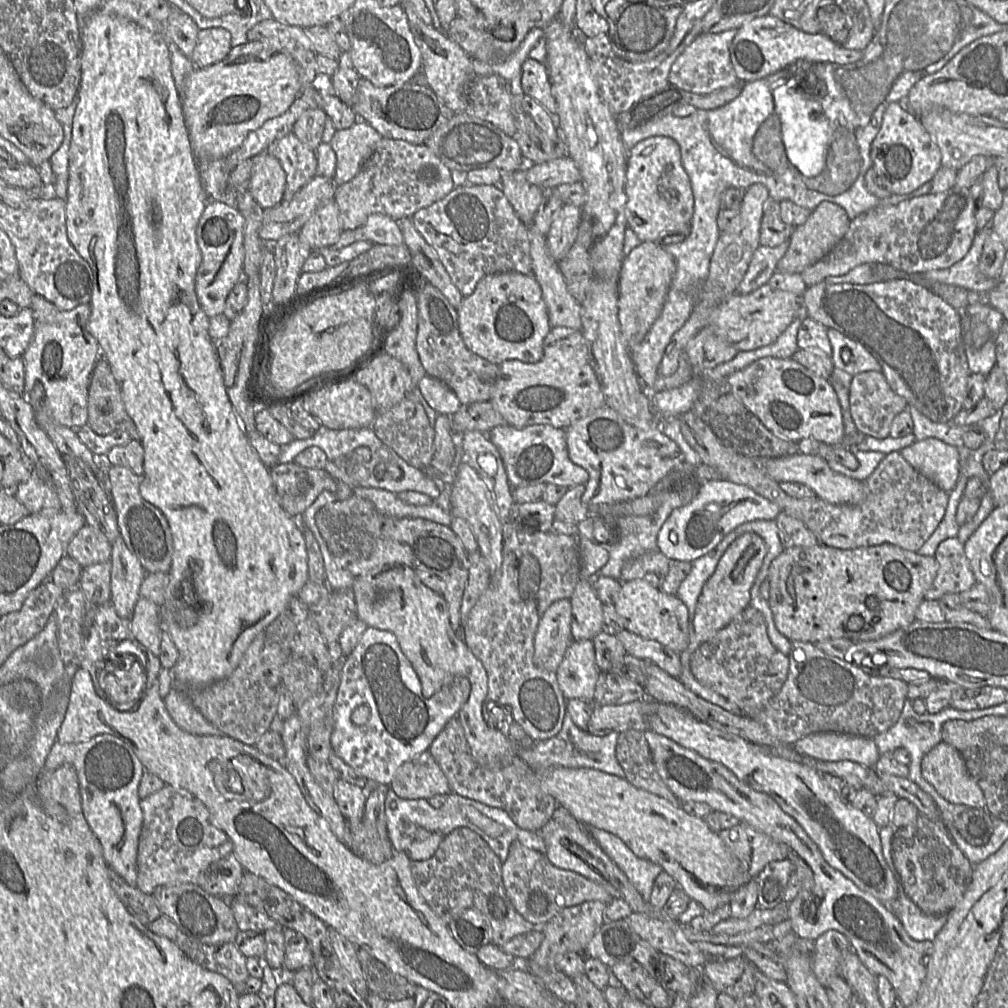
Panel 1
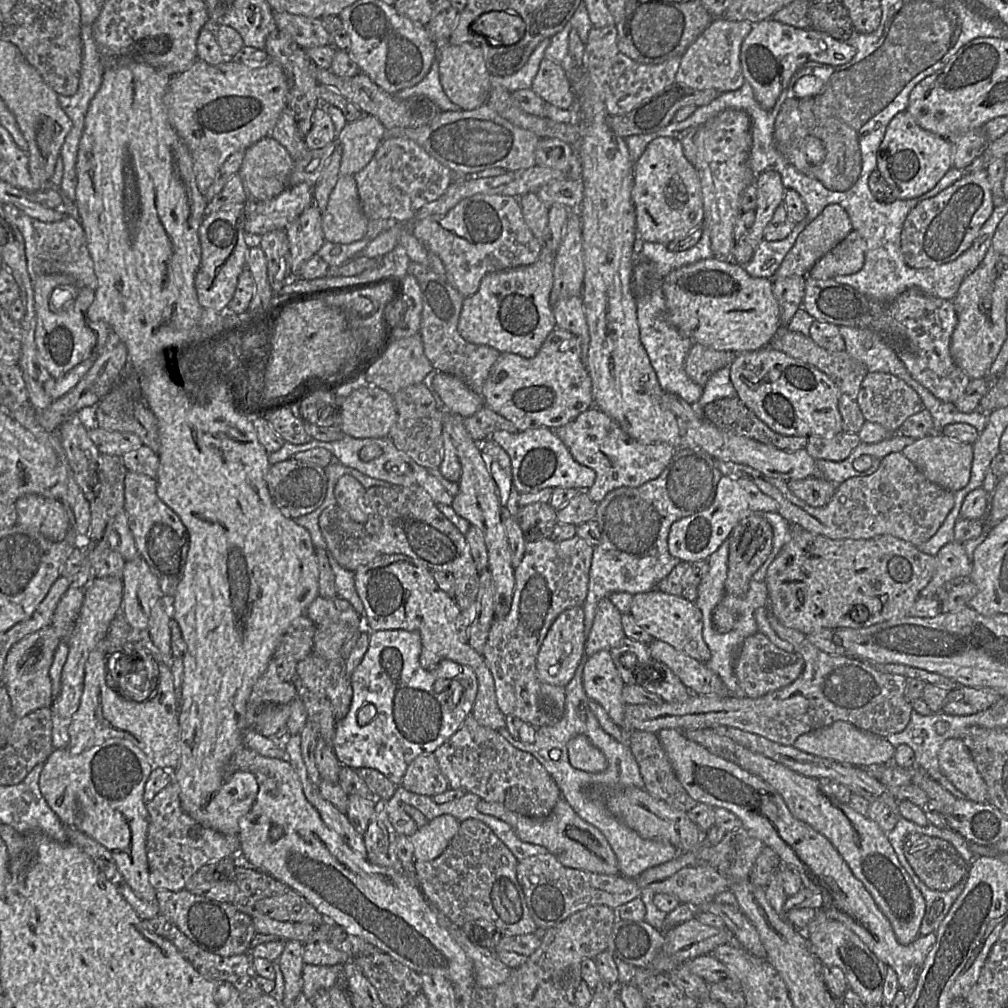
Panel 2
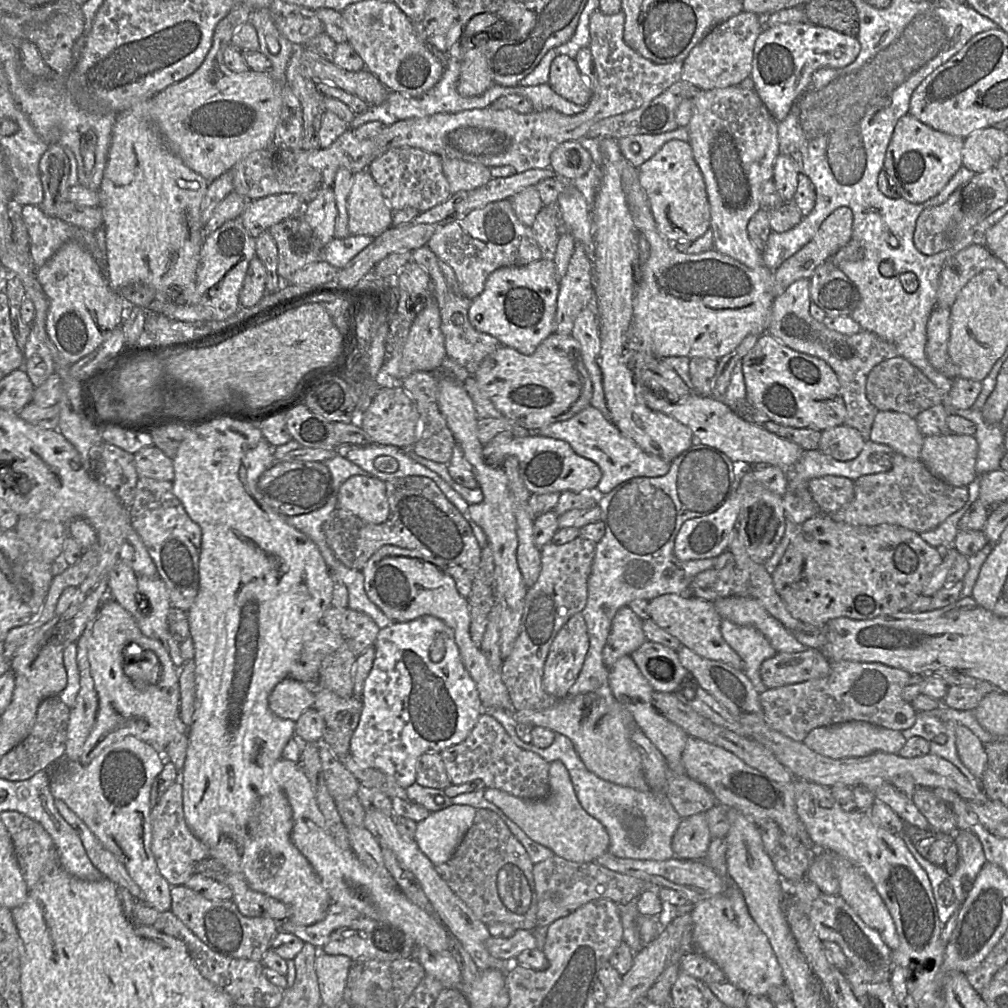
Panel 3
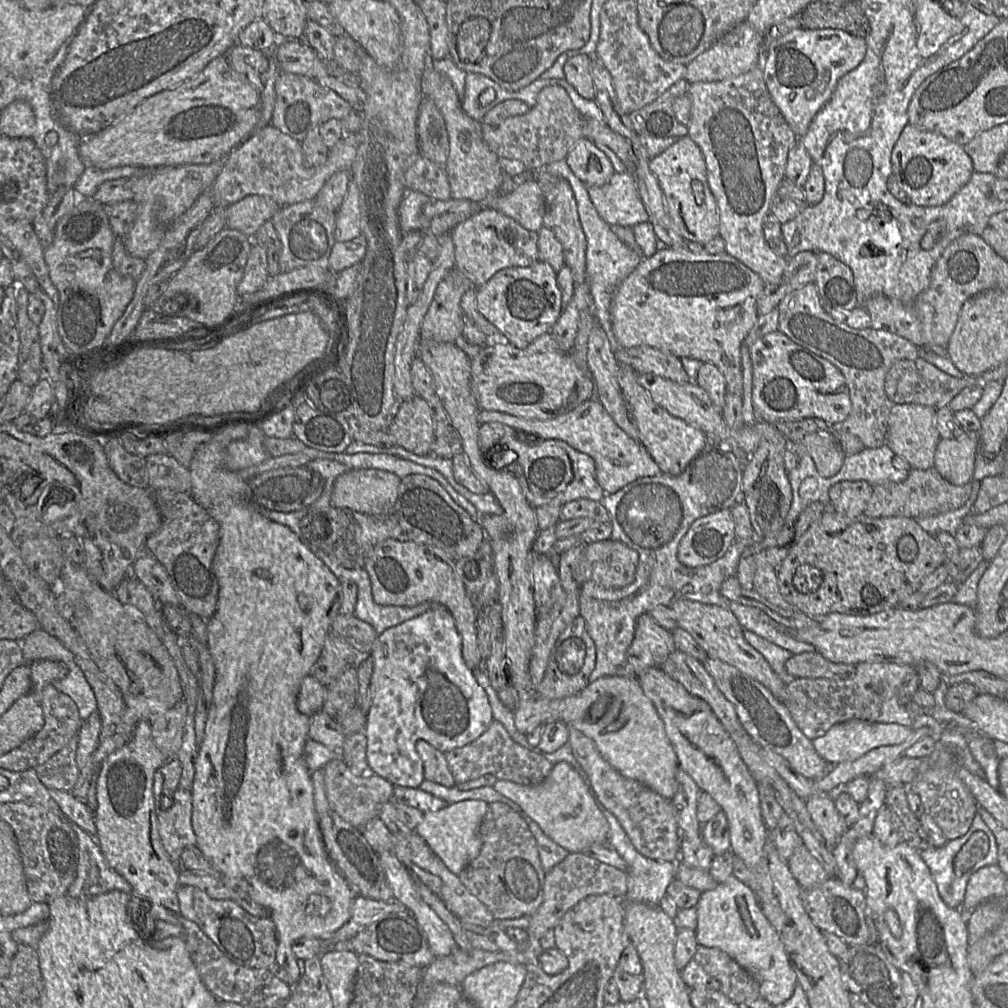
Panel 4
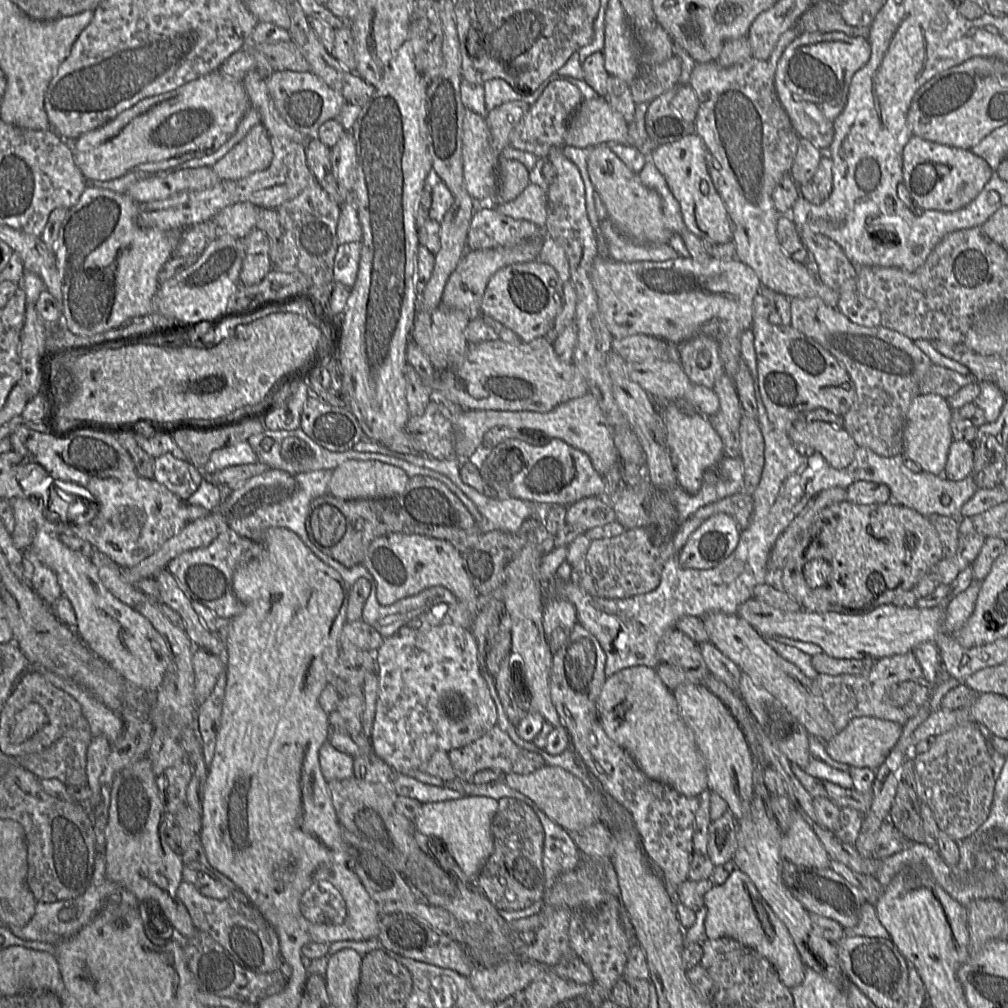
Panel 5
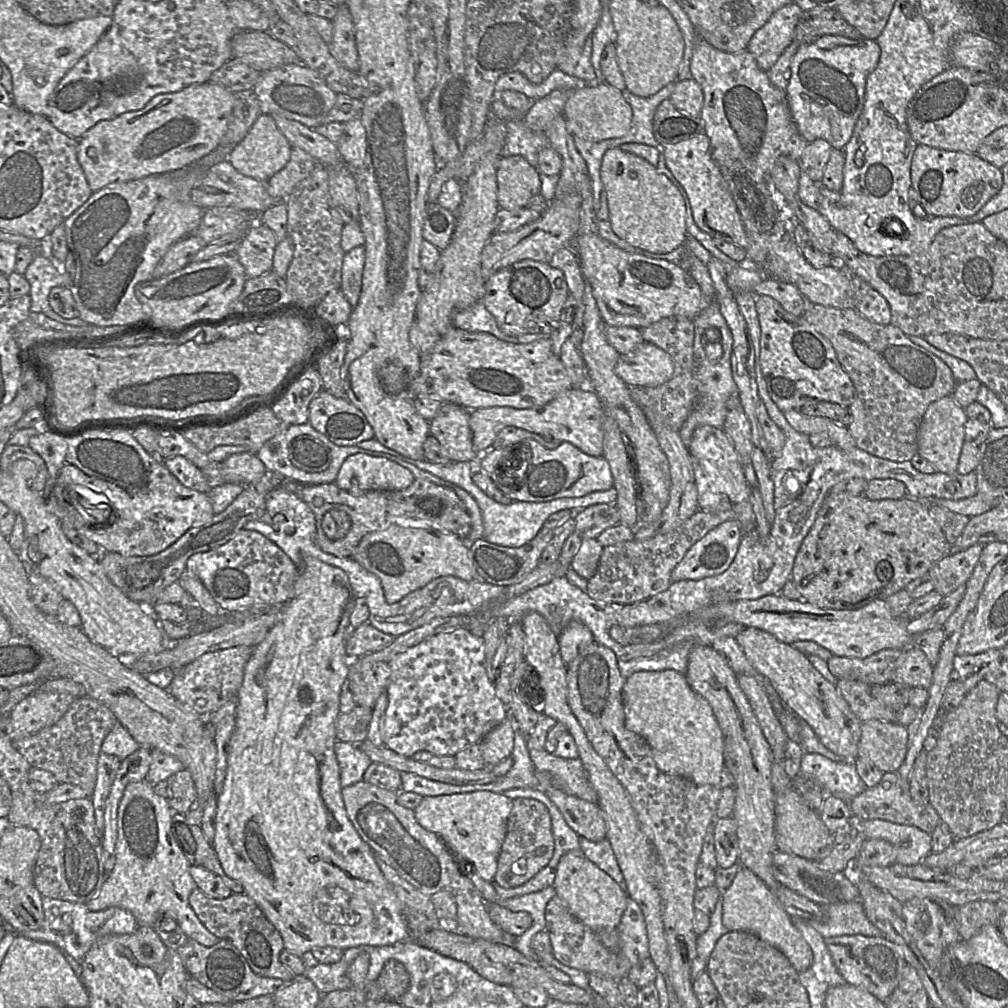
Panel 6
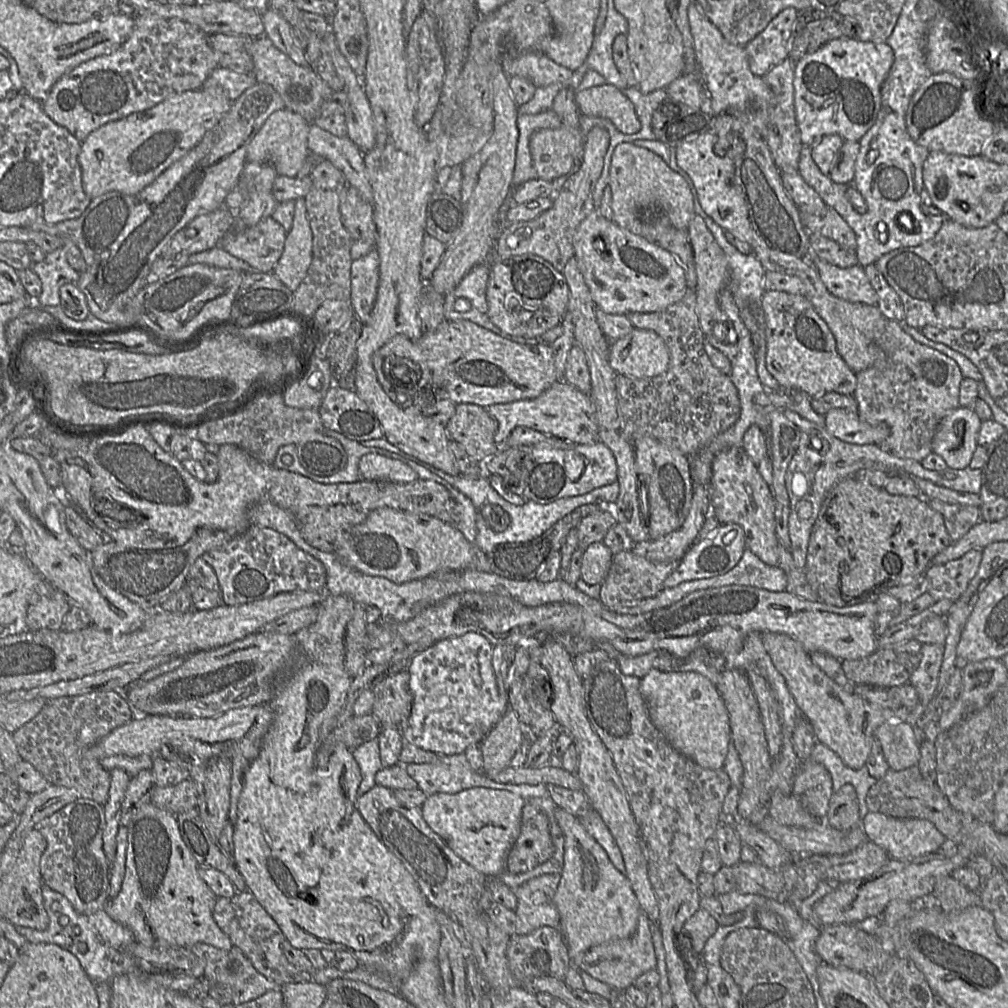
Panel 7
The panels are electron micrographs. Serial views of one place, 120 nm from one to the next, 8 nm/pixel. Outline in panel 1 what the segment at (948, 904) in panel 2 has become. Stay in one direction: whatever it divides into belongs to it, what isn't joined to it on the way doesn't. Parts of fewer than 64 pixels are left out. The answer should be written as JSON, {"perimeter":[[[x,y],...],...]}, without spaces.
{"perimeter":[[[901,894],[890,903],[889,909],[902,924],[907,934],[915,941],[934,941],[947,922],[948,915],[927,915],[908,897]]]}

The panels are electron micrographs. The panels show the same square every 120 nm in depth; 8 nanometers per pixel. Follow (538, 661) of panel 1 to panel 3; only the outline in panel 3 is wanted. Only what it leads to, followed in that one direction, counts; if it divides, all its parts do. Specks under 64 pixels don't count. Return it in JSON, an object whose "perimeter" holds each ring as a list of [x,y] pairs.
{"perimeter":[[[582,613],[574,614],[559,630],[544,665],[542,685],[556,698],[568,696],[589,649],[589,636]]]}

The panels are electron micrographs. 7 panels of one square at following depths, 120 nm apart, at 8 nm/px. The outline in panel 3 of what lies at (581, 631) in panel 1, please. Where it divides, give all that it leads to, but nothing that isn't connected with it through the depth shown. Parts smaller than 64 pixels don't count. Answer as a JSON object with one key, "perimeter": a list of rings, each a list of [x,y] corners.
{"perimeter":[[[628,606],[617,611],[611,631],[603,649],[603,661],[607,667],[623,656],[630,656],[647,639],[643,631],[643,621]]]}

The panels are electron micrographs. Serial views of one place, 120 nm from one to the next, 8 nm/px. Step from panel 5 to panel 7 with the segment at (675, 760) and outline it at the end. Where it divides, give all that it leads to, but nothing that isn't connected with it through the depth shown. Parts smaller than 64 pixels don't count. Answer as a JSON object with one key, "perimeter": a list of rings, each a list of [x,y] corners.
{"perimeter":[[[650,670],[640,679],[640,693],[653,725],[668,743],[703,768],[723,768],[731,744],[729,714],[715,684],[696,672]]]}

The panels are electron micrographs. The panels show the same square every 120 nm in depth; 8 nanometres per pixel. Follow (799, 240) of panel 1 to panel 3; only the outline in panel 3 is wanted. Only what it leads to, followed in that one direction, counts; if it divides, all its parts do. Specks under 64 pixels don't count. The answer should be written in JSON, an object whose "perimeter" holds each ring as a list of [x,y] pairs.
{"perimeter":[[[847,206],[835,209],[820,225],[814,237],[799,251],[785,260],[773,272],[773,297],[781,295],[793,282],[799,279],[808,279],[816,268],[830,260],[842,247],[852,239],[853,212]]]}

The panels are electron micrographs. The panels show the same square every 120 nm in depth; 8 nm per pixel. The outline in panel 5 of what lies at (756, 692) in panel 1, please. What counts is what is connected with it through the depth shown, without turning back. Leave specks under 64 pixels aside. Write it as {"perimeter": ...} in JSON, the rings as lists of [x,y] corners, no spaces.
{"perimeter":[[[824,652],[812,656],[811,664],[819,674],[837,676],[867,675],[873,668],[876,660],[872,658],[863,659],[838,659],[825,654]]]}

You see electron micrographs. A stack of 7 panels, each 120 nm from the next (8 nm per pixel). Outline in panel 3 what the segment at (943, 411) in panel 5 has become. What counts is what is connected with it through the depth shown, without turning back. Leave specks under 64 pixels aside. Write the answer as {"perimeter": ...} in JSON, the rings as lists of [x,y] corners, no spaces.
{"perimeter":[[[884,411],[876,415],[869,441],[888,445],[895,453],[917,460],[920,459],[924,438],[915,418],[904,413]]]}

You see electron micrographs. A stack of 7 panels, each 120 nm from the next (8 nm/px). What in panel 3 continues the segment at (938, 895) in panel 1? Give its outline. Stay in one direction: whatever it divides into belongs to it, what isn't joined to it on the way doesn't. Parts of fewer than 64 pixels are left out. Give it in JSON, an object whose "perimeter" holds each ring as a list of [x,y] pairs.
{"perimeter":[[[906,825],[903,832],[923,858],[942,867],[949,875],[954,874],[958,866],[958,848],[954,834],[922,830],[911,825]]]}

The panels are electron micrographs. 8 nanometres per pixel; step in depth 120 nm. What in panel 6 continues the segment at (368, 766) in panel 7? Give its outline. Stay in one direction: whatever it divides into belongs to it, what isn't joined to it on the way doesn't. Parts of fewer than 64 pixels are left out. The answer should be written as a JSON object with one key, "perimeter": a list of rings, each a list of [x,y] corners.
{"perimeter":[[[337,741],[334,751],[339,764],[342,788],[362,781],[363,775],[372,763],[358,744]]]}

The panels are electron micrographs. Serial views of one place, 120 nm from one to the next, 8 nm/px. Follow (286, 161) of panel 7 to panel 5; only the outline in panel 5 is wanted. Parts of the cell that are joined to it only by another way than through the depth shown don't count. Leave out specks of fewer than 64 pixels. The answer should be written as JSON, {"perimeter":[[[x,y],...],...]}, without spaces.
{"perimeter":[[[258,123],[212,169],[222,180],[238,180],[266,169],[272,158],[270,135],[265,126]]]}

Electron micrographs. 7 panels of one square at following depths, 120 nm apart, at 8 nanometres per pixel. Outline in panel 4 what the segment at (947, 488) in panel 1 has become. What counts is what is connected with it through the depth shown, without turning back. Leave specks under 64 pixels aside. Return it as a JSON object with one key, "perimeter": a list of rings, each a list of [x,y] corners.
{"perimeter":[[[968,435],[962,439],[940,439],[934,454],[934,469],[948,482],[963,486],[974,475],[978,438]]]}

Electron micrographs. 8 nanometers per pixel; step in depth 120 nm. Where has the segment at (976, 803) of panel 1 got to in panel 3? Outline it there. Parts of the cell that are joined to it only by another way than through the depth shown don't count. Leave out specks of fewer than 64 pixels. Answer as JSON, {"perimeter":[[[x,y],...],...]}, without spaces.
{"perimeter":[[[956,727],[956,749],[963,765],[981,781],[987,764],[987,753],[981,740],[967,727]]]}

